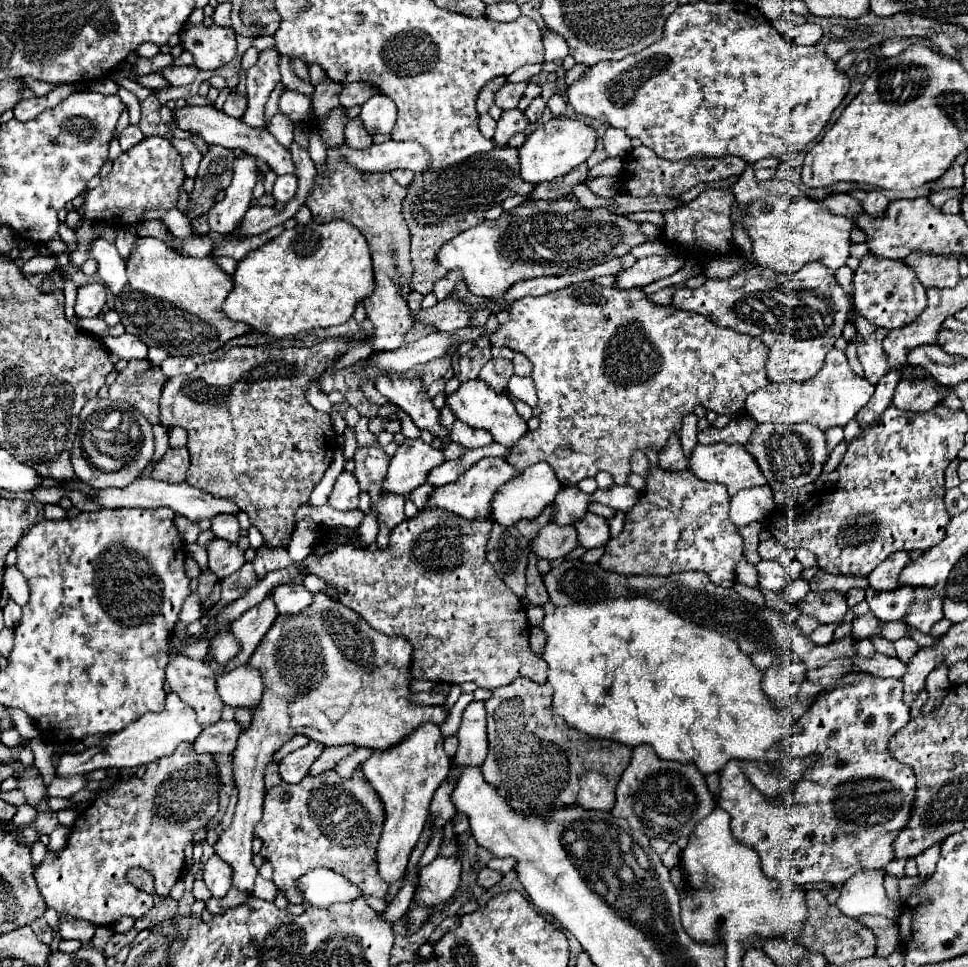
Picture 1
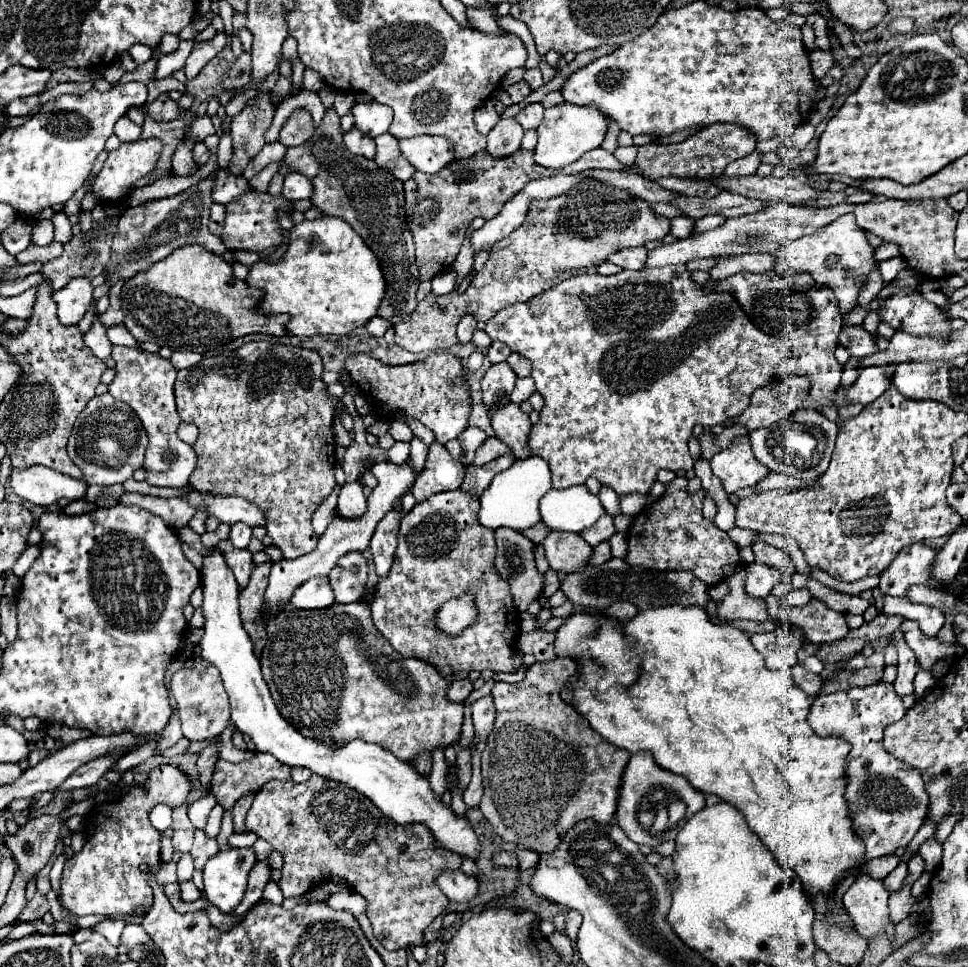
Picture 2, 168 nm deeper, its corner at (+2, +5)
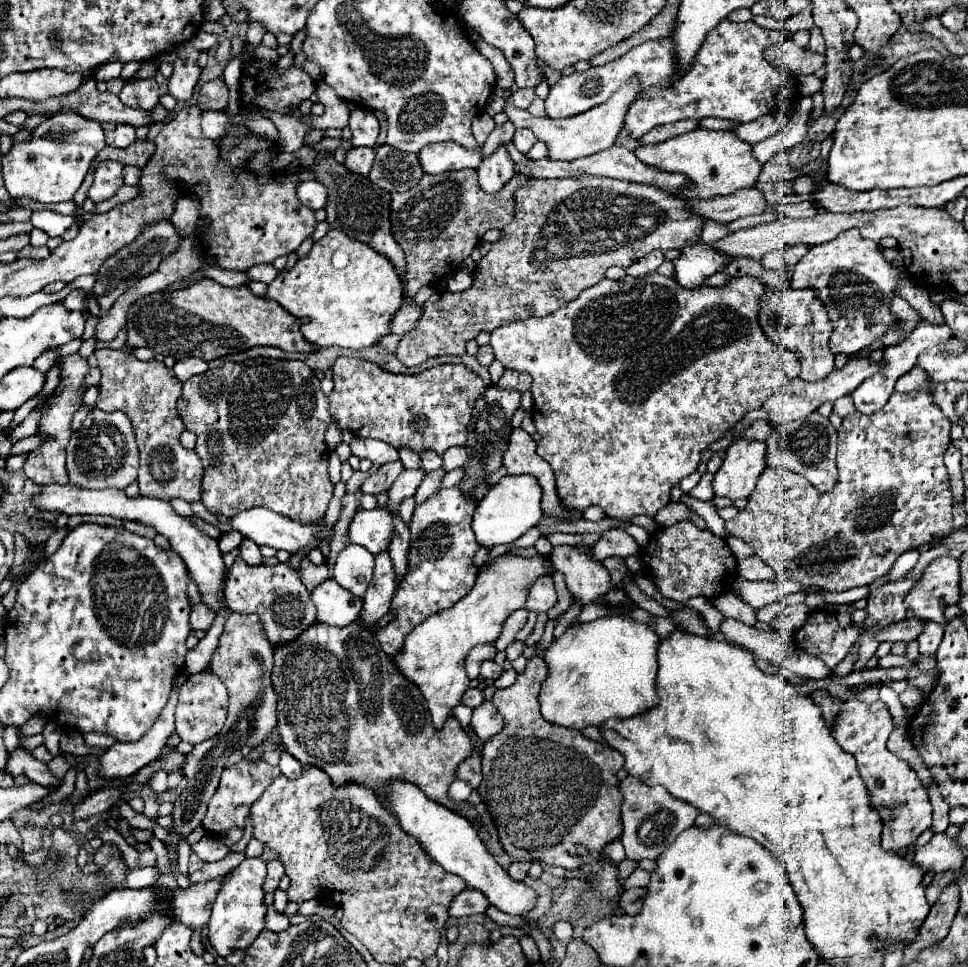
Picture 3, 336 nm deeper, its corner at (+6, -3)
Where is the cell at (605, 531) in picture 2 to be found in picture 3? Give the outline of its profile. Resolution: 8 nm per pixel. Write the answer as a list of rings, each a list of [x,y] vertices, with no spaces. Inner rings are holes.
[[[612,528],[600,534],[600,540],[590,546],[590,554],[596,560],[606,560],[608,556],[632,556],[636,554],[636,540],[620,528]]]

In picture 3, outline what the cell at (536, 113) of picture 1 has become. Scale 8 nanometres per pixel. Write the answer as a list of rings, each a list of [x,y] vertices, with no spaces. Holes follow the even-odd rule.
[[[518,128],[512,142],[518,148],[518,152],[526,154],[536,144],[536,136],[534,136],[534,132],[530,132],[530,128]]]

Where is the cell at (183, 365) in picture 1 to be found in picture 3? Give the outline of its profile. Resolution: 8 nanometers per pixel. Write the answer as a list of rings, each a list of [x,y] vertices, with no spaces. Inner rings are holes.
[[[186,358],[186,360],[182,360],[182,362],[176,362],[172,370],[174,370],[174,374],[176,374],[182,382],[186,382],[190,376],[200,374],[200,372],[206,372],[206,370],[208,370],[208,364],[206,364],[204,360],[200,360],[200,358]]]

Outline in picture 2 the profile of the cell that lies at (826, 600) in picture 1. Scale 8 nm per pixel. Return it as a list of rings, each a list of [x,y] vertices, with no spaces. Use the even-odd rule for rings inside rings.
[[[814,600],[814,604],[816,608],[810,614],[806,612],[806,608],[788,608],[786,622],[802,628],[808,642],[818,644],[818,646],[832,644],[834,640],[842,640],[842,636],[846,636],[846,632],[850,630],[844,620],[844,614],[830,610],[820,600]]]

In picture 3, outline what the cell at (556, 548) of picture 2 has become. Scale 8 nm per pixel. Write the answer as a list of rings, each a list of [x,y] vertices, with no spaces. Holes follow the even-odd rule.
[[[556,546],[550,560],[558,572],[564,574],[566,586],[580,604],[600,602],[612,588],[610,576],[602,562],[592,560],[584,550],[574,546]]]

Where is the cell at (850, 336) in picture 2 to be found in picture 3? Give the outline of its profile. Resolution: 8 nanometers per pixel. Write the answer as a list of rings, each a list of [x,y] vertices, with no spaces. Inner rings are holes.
[[[850,228],[840,232],[834,240],[808,250],[808,254],[794,268],[792,288],[816,290],[834,324],[830,350],[834,354],[854,356],[878,340],[896,320],[896,316],[888,312],[888,306],[900,278],[906,278],[906,274],[898,274],[898,270],[884,260],[880,246],[862,238],[858,228]]]

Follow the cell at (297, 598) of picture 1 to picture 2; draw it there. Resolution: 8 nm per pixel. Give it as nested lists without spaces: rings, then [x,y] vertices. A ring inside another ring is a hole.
[[[314,576],[308,582],[304,582],[292,596],[294,608],[304,610],[322,610],[336,604],[330,578],[328,576]]]

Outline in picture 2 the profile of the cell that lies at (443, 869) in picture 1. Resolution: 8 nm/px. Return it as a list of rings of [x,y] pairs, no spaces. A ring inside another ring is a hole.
[[[462,870],[442,872],[436,878],[436,884],[452,902],[468,902],[478,894],[478,882],[472,876],[466,876]]]

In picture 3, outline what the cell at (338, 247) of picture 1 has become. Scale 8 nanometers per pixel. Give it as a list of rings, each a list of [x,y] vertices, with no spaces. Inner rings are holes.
[[[328,230],[326,236],[316,240],[312,250],[304,258],[300,258],[294,268],[282,270],[268,284],[266,296],[276,300],[292,316],[300,320],[308,318],[308,324],[302,324],[300,332],[316,348],[342,346],[342,348],[352,348],[352,350],[362,350],[366,346],[380,342],[380,338],[388,334],[394,312],[404,302],[404,292],[400,286],[398,274],[394,272],[394,266],[384,256],[374,252],[370,246],[348,238],[340,230]]]

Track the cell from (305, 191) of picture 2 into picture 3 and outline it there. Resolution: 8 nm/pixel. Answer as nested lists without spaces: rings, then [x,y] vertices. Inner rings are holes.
[[[314,180],[310,182],[300,182],[298,184],[298,192],[296,192],[296,198],[306,204],[308,208],[312,210],[318,210],[318,208],[324,208],[326,206],[326,188]]]

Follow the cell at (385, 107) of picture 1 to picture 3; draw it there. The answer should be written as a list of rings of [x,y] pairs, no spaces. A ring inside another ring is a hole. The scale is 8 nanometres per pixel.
[[[356,108],[350,114],[348,126],[352,130],[354,146],[376,146],[378,136],[380,136],[380,124],[378,124],[378,118],[370,110]]]

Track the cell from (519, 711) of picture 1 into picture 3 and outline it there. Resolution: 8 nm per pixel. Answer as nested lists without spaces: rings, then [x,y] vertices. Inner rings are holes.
[[[532,658],[528,660],[526,670],[518,674],[516,682],[510,688],[494,692],[492,704],[504,718],[504,728],[482,748],[484,778],[478,786],[478,794],[482,796],[494,820],[498,840],[508,856],[512,856],[514,860],[538,860],[544,864],[562,866],[566,870],[576,870],[580,866],[576,844],[584,844],[590,852],[594,852],[594,856],[598,856],[608,842],[616,840],[622,834],[622,794],[618,790],[616,772],[624,766],[624,756],[618,750],[604,746],[602,742],[586,738],[580,730],[564,728],[542,718],[538,694],[548,674],[550,670],[546,662],[542,658]]]

